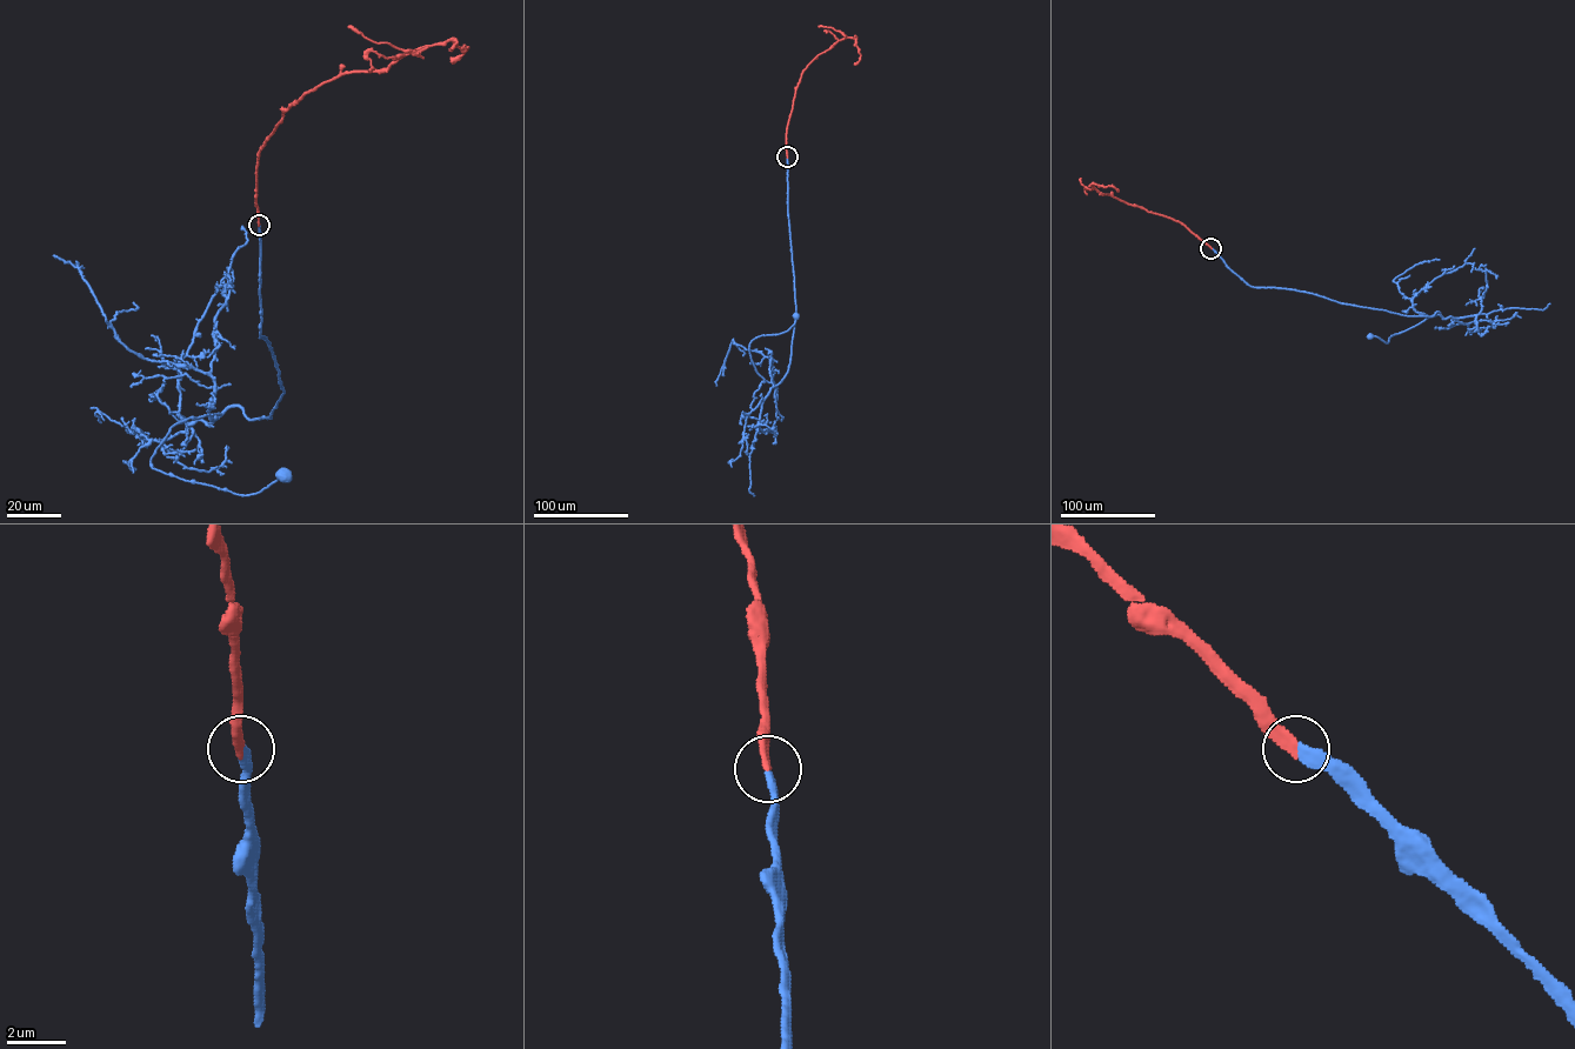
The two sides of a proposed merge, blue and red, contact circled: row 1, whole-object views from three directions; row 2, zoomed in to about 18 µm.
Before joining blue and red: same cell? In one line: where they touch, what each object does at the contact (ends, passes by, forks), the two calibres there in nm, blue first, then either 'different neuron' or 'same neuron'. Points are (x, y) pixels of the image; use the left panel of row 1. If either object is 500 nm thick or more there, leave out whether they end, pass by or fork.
at (259, 225); blue ends there; red ends there; 360 nm thick on the blue side, 360 nm on the other; same neuron

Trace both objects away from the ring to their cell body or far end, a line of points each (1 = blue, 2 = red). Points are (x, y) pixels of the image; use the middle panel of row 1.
1: (787, 158), (795, 309), (788, 368), (774, 386), (756, 372), (749, 345), (758, 336), (787, 331), (795, 316)
2: (787, 156), (787, 127), (803, 71), (818, 55), (846, 38), (855, 40), (860, 54), (854, 64)

